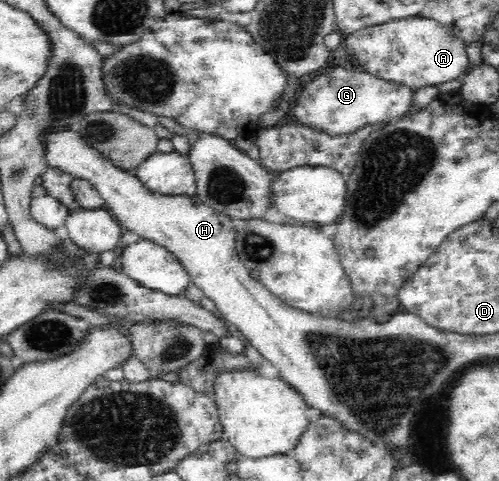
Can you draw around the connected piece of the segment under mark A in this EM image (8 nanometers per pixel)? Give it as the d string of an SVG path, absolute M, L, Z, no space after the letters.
M410 17L396 21L390 20L376 26L366 26L362 30L355 30L352 34L343 37L348 48L347 51L351 51L365 68L360 70L366 70L378 78L404 85L414 92L426 89L427 86L438 86L444 82L456 80L460 74L466 72L469 66L466 53L467 43L431 18Z

